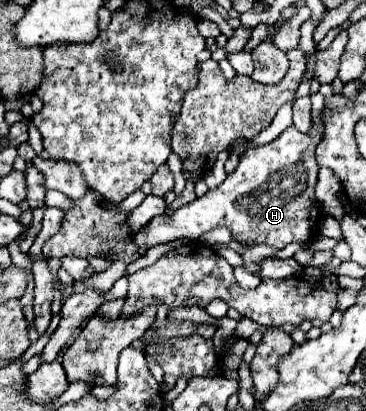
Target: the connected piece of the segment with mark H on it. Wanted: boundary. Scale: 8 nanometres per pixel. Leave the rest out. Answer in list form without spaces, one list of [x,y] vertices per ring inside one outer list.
[[[314,125],[312,127],[312,135],[304,135],[300,131],[296,131],[296,127],[288,127],[276,141],[264,145],[264,147],[256,147],[252,151],[248,151],[242,159],[238,169],[226,177],[226,181],[208,191],[204,197],[198,197],[194,203],[188,203],[184,207],[180,207],[172,217],[156,217],[152,219],[146,229],[140,229],[134,237],[136,245],[146,245],[146,247],[154,247],[160,243],[168,243],[180,237],[186,239],[200,239],[202,233],[212,231],[218,225],[224,225],[232,231],[234,239],[240,243],[266,243],[274,249],[284,249],[288,243],[306,243],[314,237],[314,225],[320,223],[318,215],[314,211],[320,211],[320,205],[314,197],[314,185],[316,185],[316,175],[318,175],[318,165],[314,159],[314,149],[320,143],[320,131]]]

